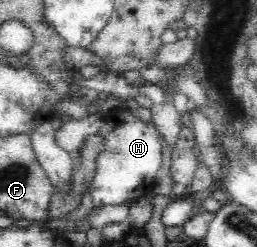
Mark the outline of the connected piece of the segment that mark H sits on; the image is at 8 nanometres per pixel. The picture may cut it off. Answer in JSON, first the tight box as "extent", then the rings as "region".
{"extent":[89,103,162,206],"region":[[[123,103],[120,108],[112,108],[102,113],[103,127],[96,135],[102,135],[104,143],[96,154],[96,169],[89,185],[92,201],[96,206],[132,203],[150,194],[158,171],[162,167],[162,141],[152,122],[142,121],[132,111],[131,103]]]}

